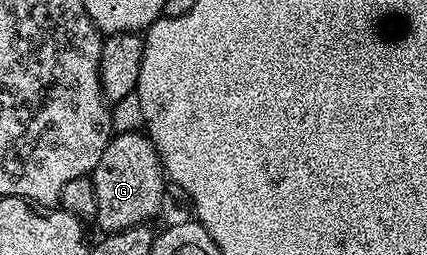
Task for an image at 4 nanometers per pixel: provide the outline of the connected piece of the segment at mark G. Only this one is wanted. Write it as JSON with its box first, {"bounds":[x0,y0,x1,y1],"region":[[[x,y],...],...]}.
{"bounds":[92,132,167,234],"region":[[[145,132],[118,133],[110,138],[100,163],[92,174],[96,187],[96,215],[93,220],[102,228],[103,234],[119,233],[137,225],[153,222],[153,217],[166,201],[167,178],[162,168],[162,158]]]}

